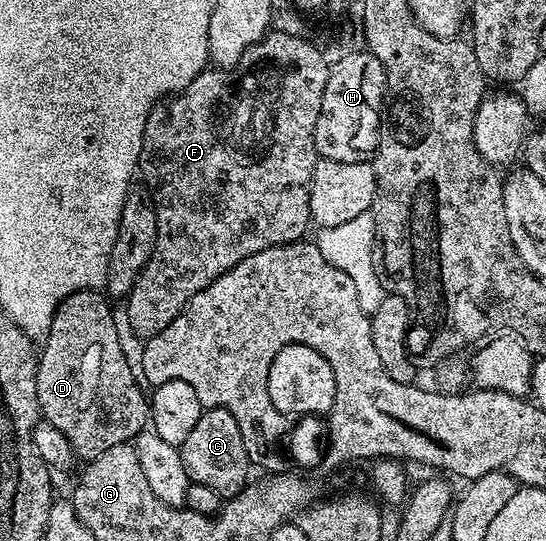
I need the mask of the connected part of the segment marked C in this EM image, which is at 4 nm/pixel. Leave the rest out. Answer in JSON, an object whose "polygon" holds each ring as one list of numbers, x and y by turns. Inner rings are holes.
{"polygon":[[224,408,203,409,200,420,196,420,196,428,192,428,188,440,184,440,180,449,190,481,212,488,223,499,233,498,248,485,249,478,246,477,252,473,252,467,244,452,240,428,236,428,236,416,232,416,232,412]]}

